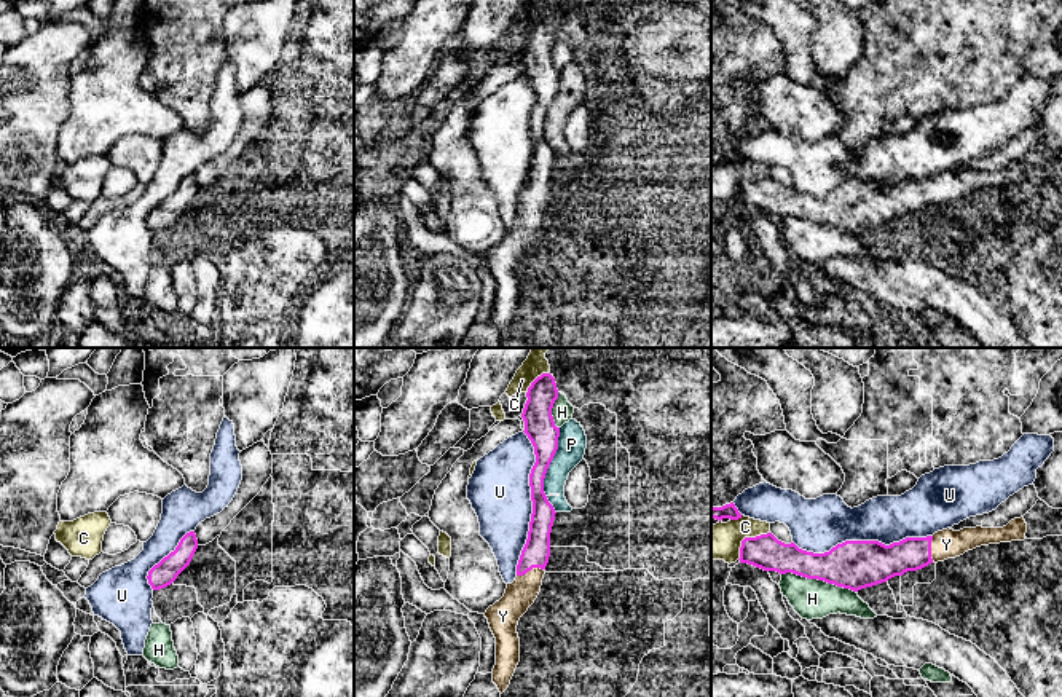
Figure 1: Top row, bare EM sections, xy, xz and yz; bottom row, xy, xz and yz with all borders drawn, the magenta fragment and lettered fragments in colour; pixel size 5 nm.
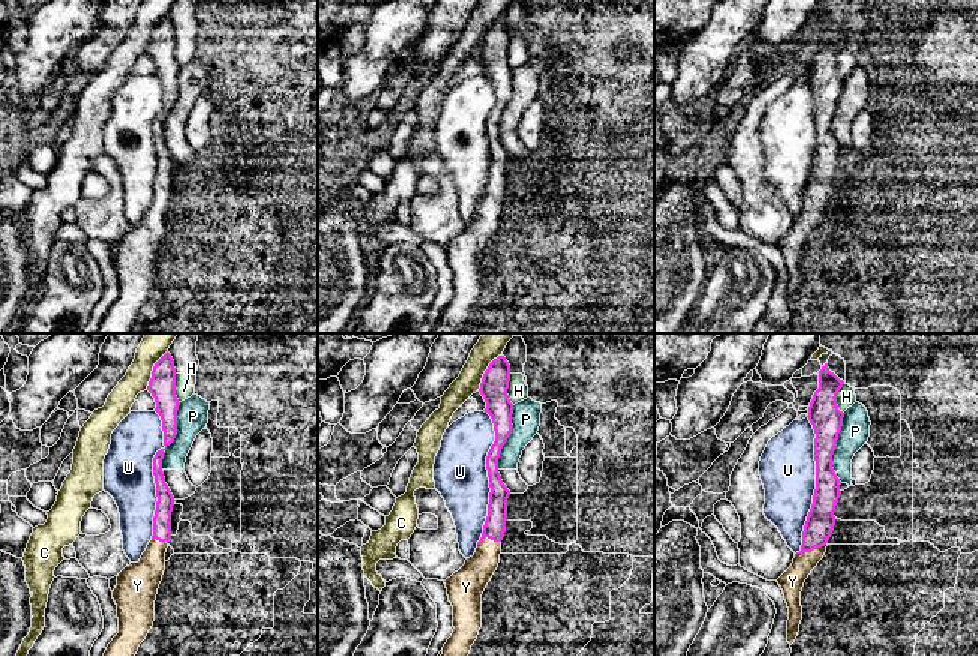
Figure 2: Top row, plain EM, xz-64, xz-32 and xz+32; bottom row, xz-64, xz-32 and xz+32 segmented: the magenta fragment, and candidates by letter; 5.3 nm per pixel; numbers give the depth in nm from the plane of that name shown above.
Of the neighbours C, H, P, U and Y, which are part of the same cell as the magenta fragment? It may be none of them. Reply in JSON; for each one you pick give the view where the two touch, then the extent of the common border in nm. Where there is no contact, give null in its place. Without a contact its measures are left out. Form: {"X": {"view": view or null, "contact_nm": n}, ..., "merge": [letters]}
{"Y": {"view": "xz", "contact_nm": 140}, "merge": ["Y"]}

